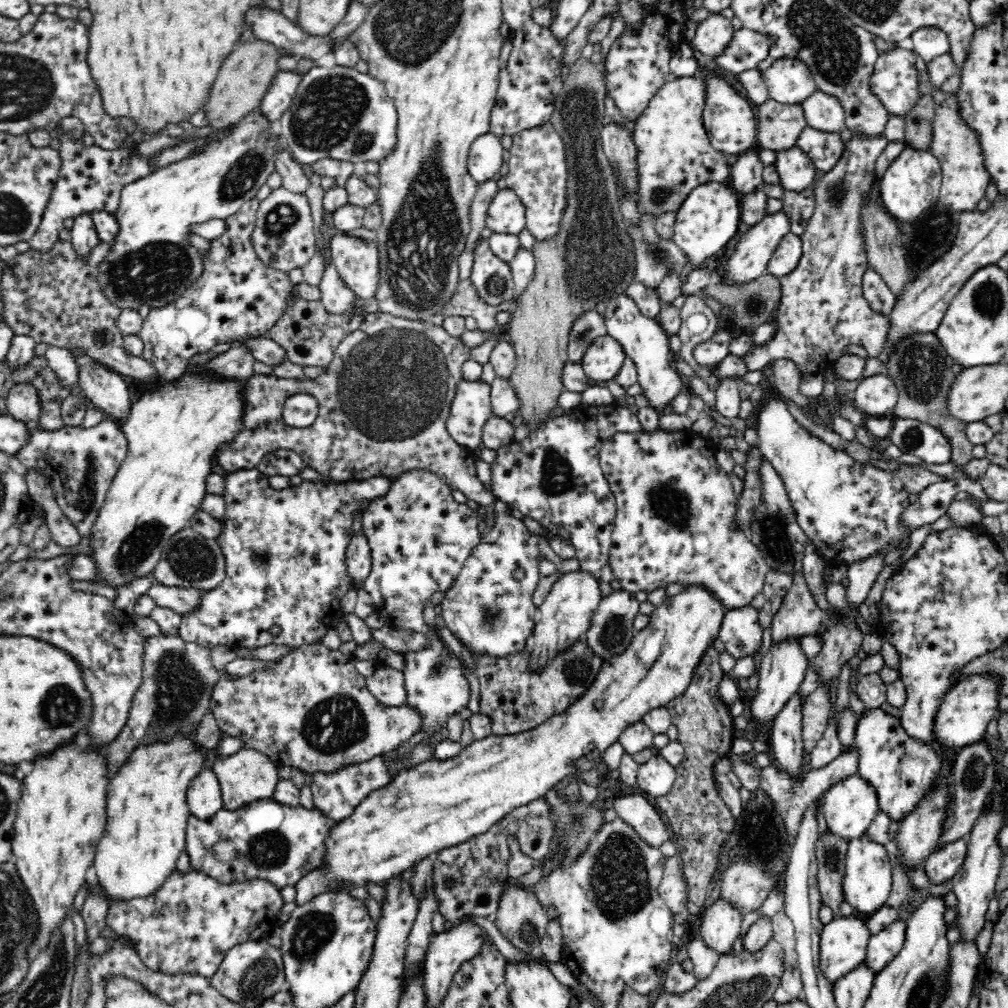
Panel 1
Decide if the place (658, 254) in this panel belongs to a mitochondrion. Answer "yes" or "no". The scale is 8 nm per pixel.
yes

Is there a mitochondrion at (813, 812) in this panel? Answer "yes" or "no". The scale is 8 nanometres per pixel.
no

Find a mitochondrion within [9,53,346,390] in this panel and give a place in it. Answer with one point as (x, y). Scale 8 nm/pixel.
(154, 271)

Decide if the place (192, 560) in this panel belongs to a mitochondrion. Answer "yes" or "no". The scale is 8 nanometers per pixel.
yes

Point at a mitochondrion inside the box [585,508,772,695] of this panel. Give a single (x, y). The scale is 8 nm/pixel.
(612, 634)

